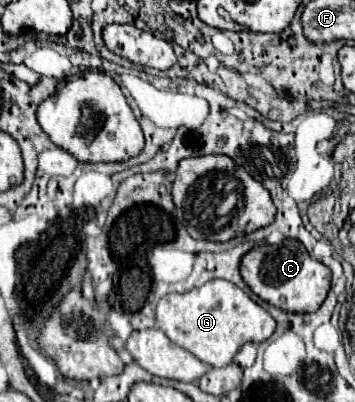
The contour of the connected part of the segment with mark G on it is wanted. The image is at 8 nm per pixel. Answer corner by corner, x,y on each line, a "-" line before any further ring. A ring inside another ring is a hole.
210,280
186,294
168,294
156,306
158,328
178,346
192,352
208,366
226,366
246,342
264,342
272,336
276,322
236,284

